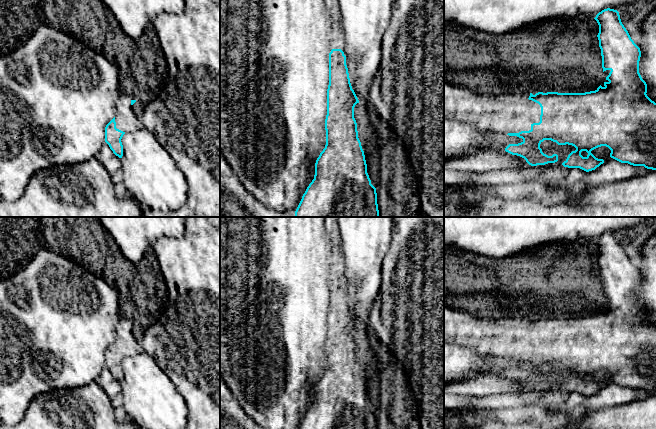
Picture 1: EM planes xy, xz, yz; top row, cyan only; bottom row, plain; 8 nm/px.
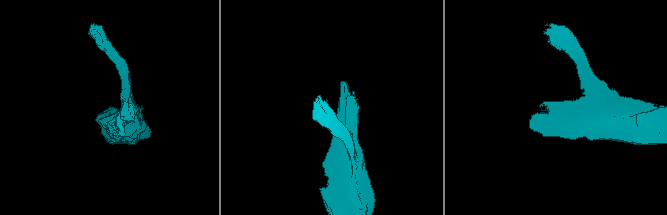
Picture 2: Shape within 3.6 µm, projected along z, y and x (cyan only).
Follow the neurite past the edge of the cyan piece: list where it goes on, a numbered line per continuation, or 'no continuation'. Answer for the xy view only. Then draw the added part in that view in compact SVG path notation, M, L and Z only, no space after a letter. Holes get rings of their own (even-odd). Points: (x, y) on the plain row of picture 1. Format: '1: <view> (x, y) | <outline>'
1: xy (126, 344) | M121 315L116 325L116 352L125 357L134 357L143 352L139 341L134 337L132 324L136 324L136 320Z

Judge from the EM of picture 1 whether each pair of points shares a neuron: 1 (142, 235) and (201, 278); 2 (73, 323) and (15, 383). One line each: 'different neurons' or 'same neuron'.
1: different neurons
2: same neuron

